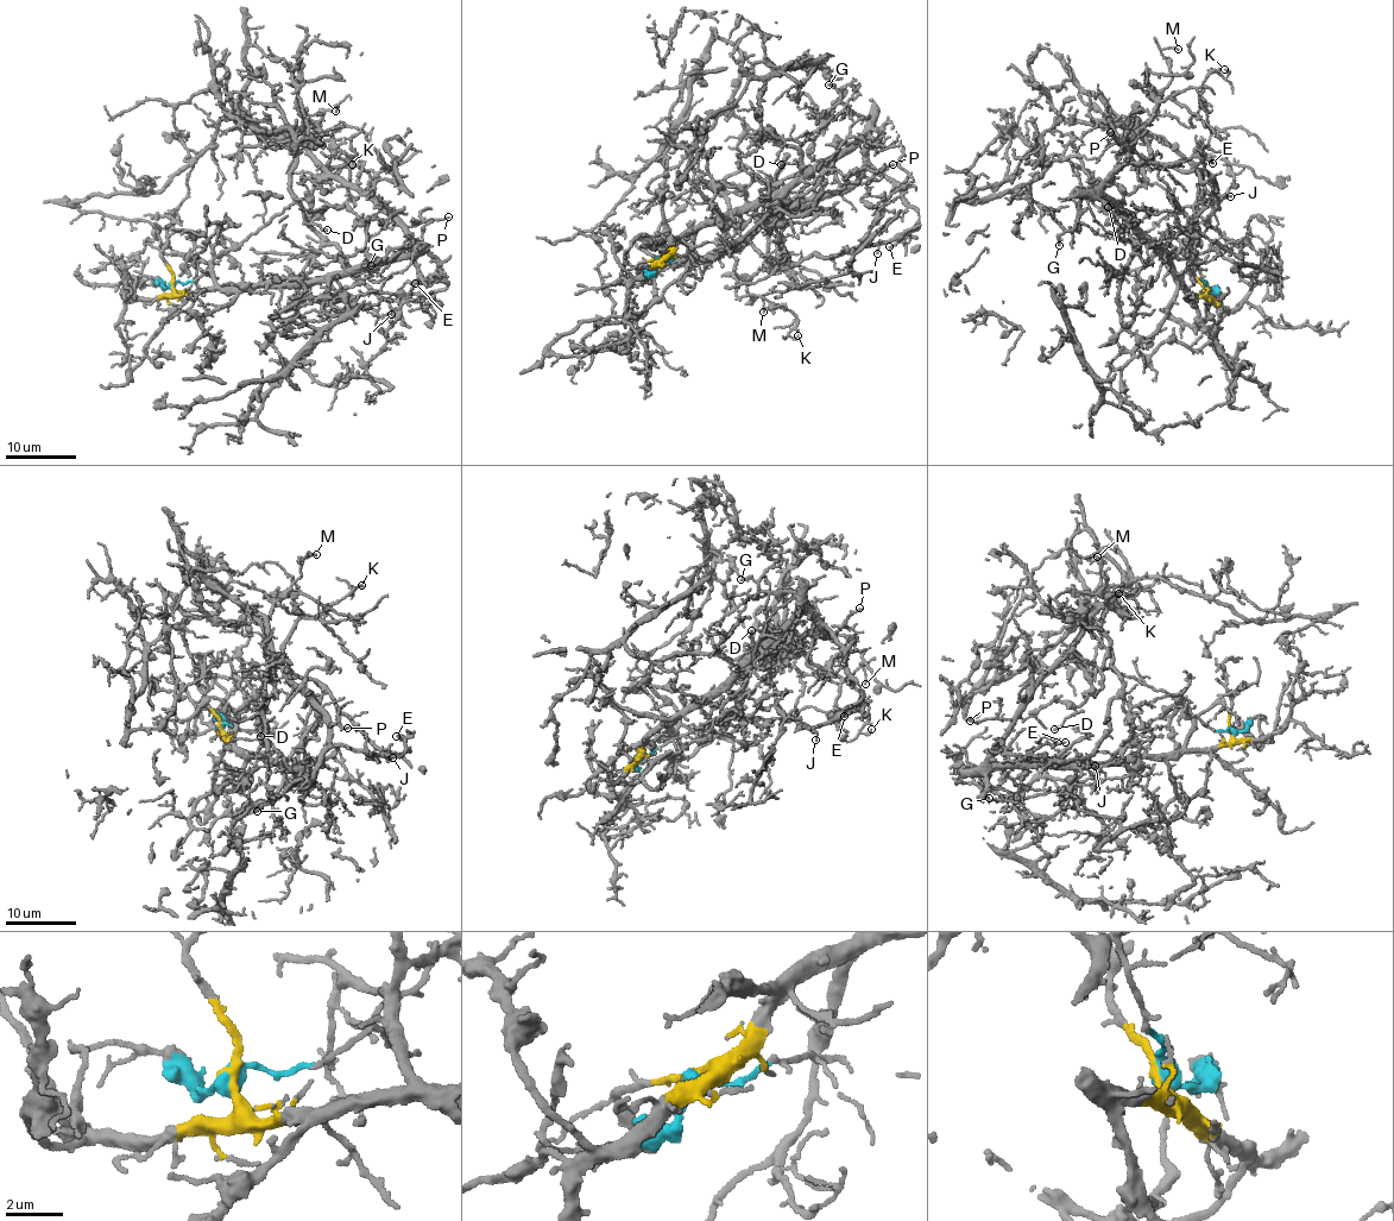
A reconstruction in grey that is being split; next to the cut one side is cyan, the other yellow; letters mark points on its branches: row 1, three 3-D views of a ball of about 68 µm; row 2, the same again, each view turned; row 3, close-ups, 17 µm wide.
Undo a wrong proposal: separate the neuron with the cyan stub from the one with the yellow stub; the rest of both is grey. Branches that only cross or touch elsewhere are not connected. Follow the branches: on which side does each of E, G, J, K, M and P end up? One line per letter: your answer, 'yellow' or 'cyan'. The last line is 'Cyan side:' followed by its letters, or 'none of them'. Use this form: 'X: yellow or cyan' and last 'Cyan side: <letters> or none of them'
E: yellow
G: yellow
J: cyan
K: cyan
M: cyan
P: yellow
Cyan side: J, K, M

